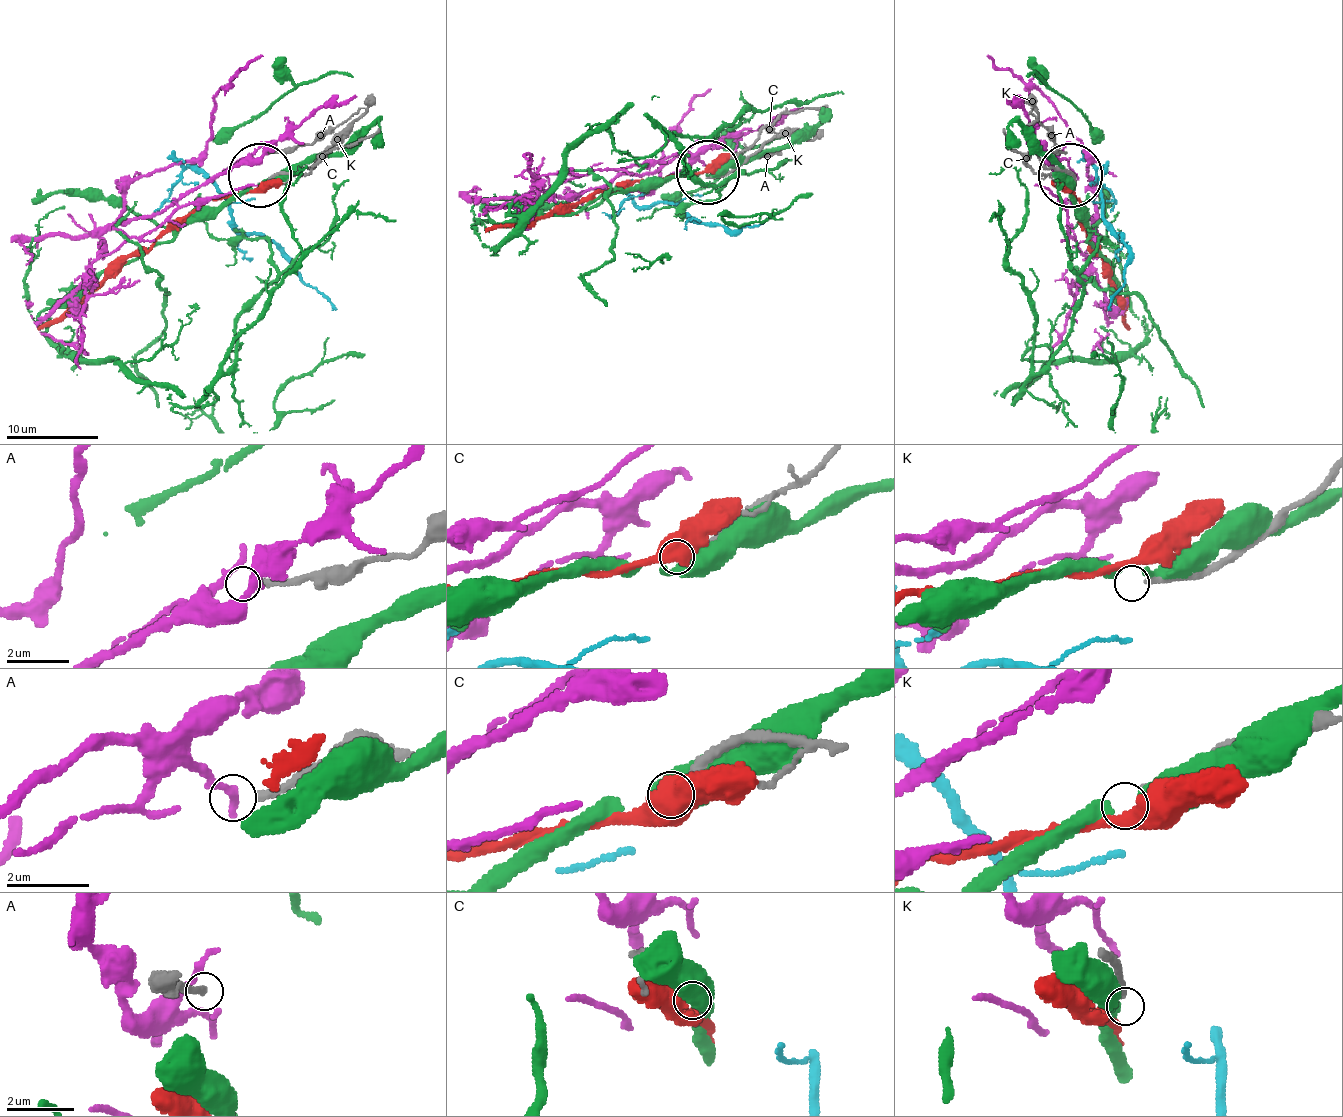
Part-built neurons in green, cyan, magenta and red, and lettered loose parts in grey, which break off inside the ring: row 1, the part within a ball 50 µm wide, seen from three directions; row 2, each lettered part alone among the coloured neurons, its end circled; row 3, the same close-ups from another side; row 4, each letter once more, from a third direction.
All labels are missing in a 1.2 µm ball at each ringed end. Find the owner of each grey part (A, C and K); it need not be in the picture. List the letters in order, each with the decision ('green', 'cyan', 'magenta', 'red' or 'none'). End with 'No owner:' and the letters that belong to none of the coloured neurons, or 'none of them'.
A: none
C: none
K: none
No owner: A, C, K

